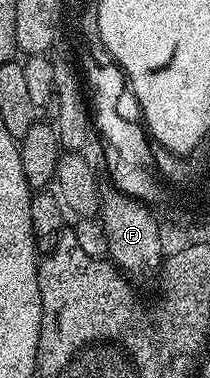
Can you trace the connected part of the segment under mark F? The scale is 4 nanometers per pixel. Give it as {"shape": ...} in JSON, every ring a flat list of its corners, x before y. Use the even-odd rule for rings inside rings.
{"shape":[[114,186,102,189,98,219,103,225,103,233,107,239,107,256,111,263,132,282,156,279,159,276,160,235,151,221,150,210,146,203,120,192]]}

